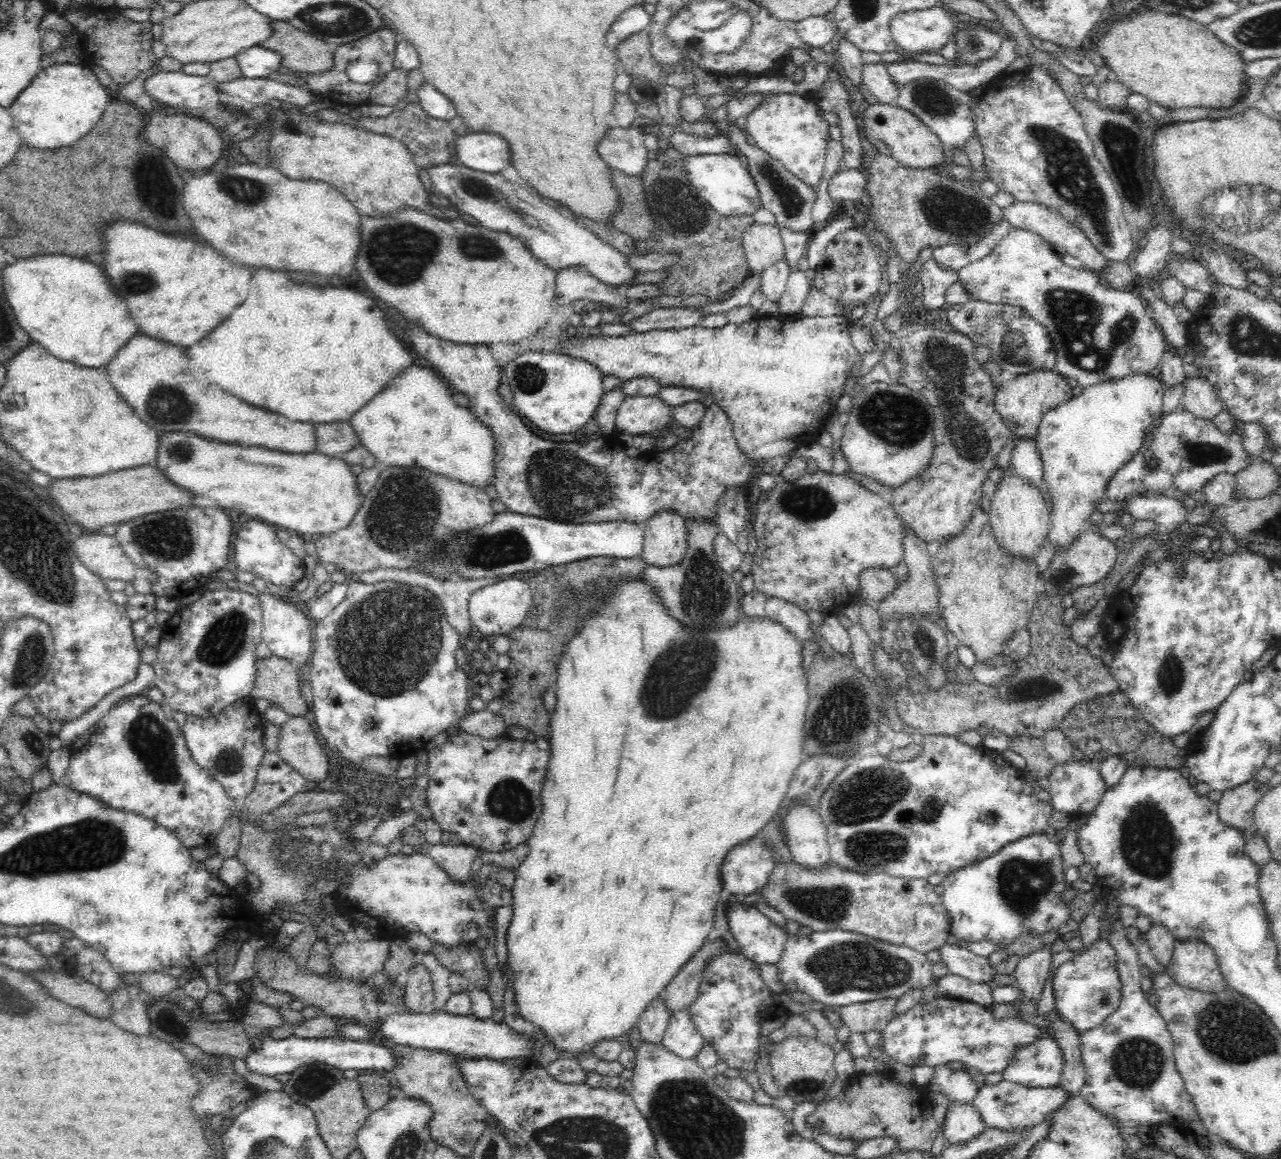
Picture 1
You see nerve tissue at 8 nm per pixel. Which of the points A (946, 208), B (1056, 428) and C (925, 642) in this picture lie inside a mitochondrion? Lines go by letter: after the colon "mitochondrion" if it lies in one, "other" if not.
A: mitochondrion
B: other
C: mitochondrion

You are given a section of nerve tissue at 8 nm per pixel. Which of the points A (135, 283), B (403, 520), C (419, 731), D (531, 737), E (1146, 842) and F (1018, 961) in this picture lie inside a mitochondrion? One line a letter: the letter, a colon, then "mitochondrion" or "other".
A: mitochondrion
B: mitochondrion
C: other
D: other
E: mitochondrion
F: other

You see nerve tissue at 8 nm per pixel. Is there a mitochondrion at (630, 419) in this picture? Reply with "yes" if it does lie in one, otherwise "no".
no

